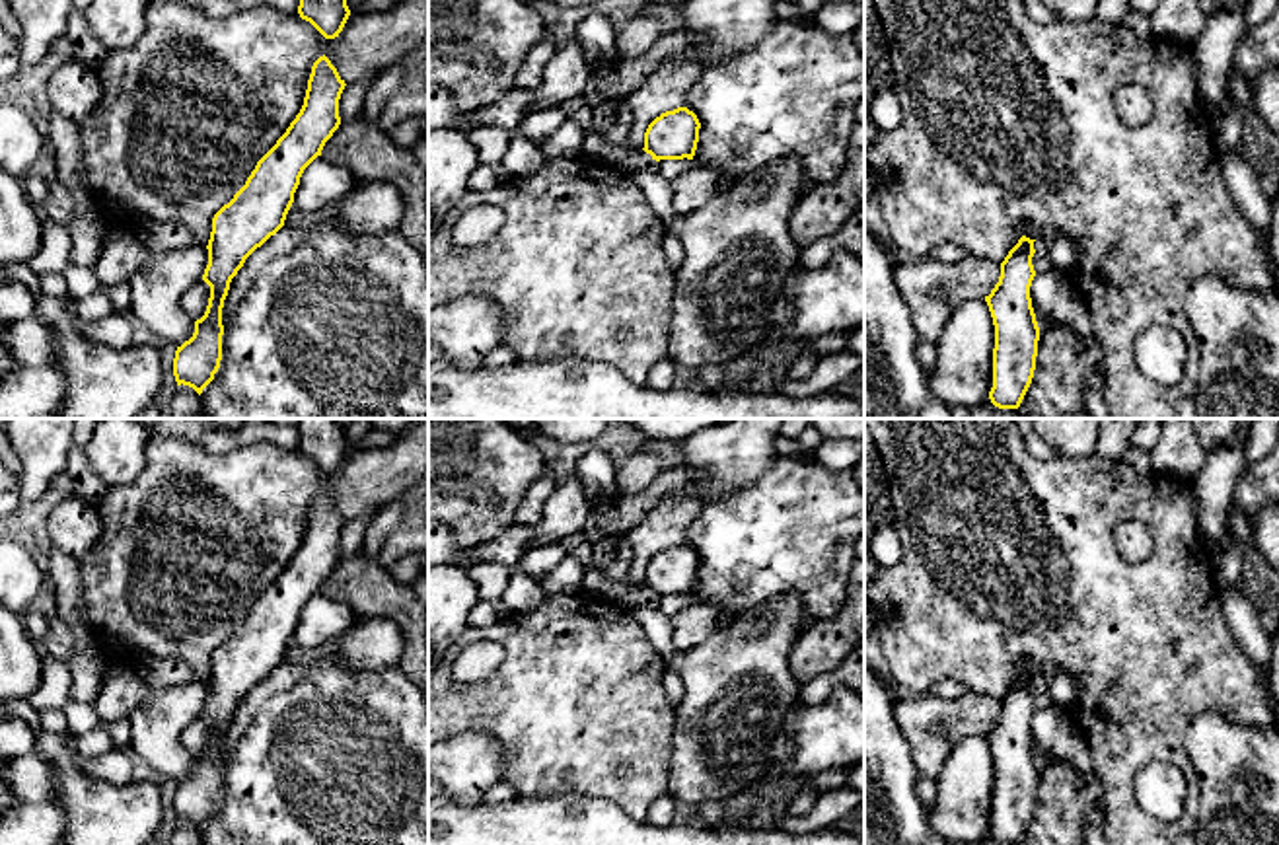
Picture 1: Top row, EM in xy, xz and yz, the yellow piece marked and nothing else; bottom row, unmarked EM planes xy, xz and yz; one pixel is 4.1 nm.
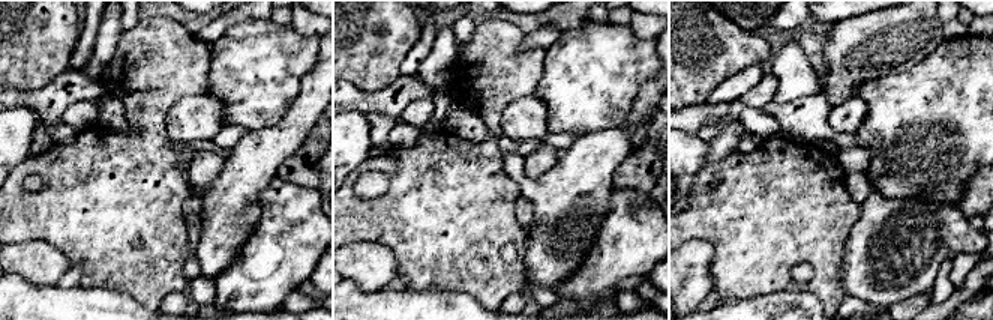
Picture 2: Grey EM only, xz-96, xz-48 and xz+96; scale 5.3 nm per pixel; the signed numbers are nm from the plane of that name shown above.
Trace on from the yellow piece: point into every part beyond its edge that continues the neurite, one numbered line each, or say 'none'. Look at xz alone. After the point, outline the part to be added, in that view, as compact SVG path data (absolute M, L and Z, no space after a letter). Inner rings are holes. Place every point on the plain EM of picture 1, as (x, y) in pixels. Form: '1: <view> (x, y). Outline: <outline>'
none

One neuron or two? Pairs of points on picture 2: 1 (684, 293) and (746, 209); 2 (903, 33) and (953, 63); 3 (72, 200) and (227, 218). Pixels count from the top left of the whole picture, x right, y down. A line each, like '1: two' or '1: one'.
1: two
2: two
3: two

